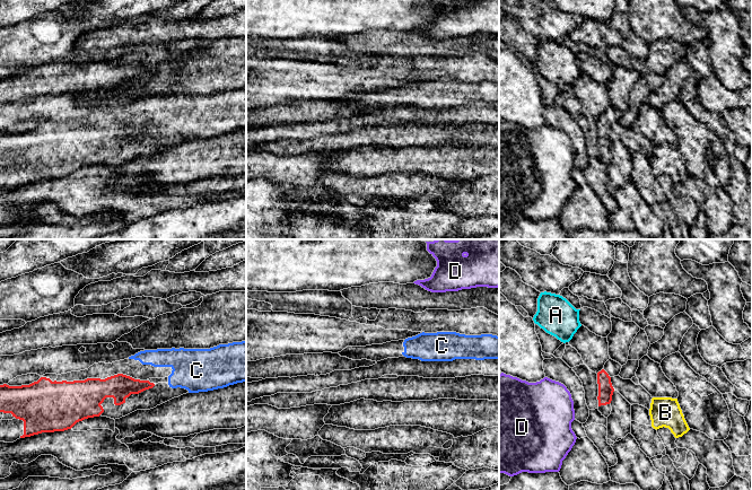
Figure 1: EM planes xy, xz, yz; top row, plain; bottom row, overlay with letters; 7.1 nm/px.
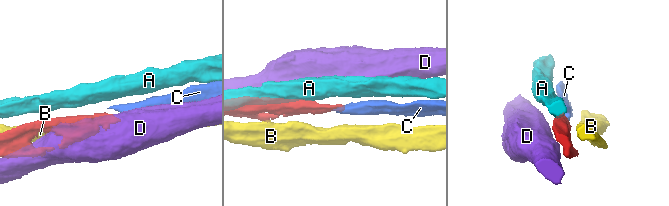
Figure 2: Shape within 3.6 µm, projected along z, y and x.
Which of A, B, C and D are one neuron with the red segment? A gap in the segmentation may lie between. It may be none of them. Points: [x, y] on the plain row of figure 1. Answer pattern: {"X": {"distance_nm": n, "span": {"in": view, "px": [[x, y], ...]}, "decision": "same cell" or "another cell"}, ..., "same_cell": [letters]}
{"A": {"distance_nm": 300, "span": {"in": "yz", "px": [[599, 119], [568, 88]]}, "decision": "another cell"}, "B": {"distance_nm": 280, "span": {"in": "yz", "px": [[613, 138], [652, 146]]}, "decision": "another cell"}, "C": {"distance_nm": 100, "span": {"in": "xy", "px": [[154, 131], [168, 131]]}, "decision": "same cell"}, "D": {"distance_nm": 180, "span": {"in": "yz", "px": [[597, 146], [573, 148]]}, "decision": "another cell"}, "same_cell": ["C"]}

